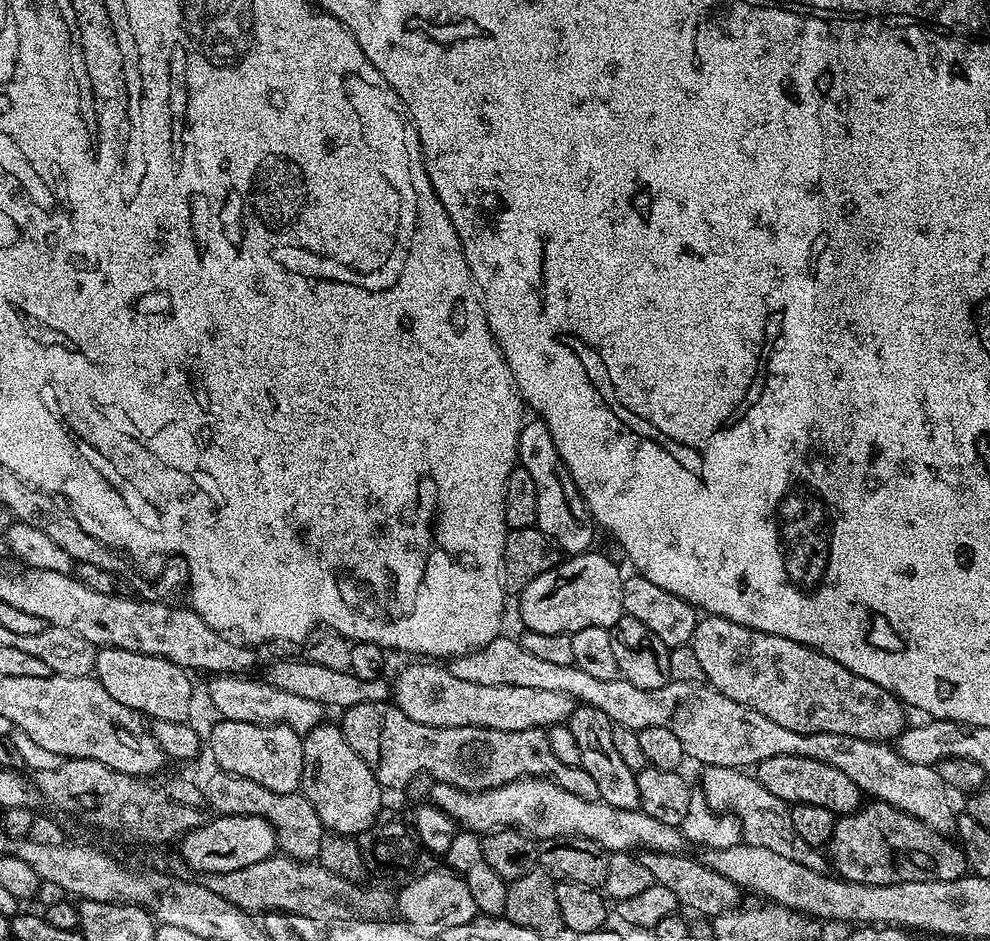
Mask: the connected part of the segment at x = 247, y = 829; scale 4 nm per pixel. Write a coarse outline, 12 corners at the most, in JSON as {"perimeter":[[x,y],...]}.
{"perimeter":[[213,815],[179,841],[196,872],[221,876],[277,855],[266,818]]}

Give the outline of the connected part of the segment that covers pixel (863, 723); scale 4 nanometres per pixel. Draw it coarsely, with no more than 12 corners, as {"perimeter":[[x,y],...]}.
{"perimeter":[[721,616],[690,647],[707,683],[798,734],[892,742],[890,690]]}

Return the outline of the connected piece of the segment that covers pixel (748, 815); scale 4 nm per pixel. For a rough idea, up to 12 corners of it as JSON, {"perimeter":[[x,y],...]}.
{"perimeter":[[705,767],[699,791],[739,820],[743,843],[825,871],[792,808],[755,775]]}

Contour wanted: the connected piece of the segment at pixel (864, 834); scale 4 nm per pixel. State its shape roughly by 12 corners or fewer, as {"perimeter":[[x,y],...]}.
{"perimeter":[[881,800],[837,819],[826,856],[856,884],[957,880],[955,839]]}

